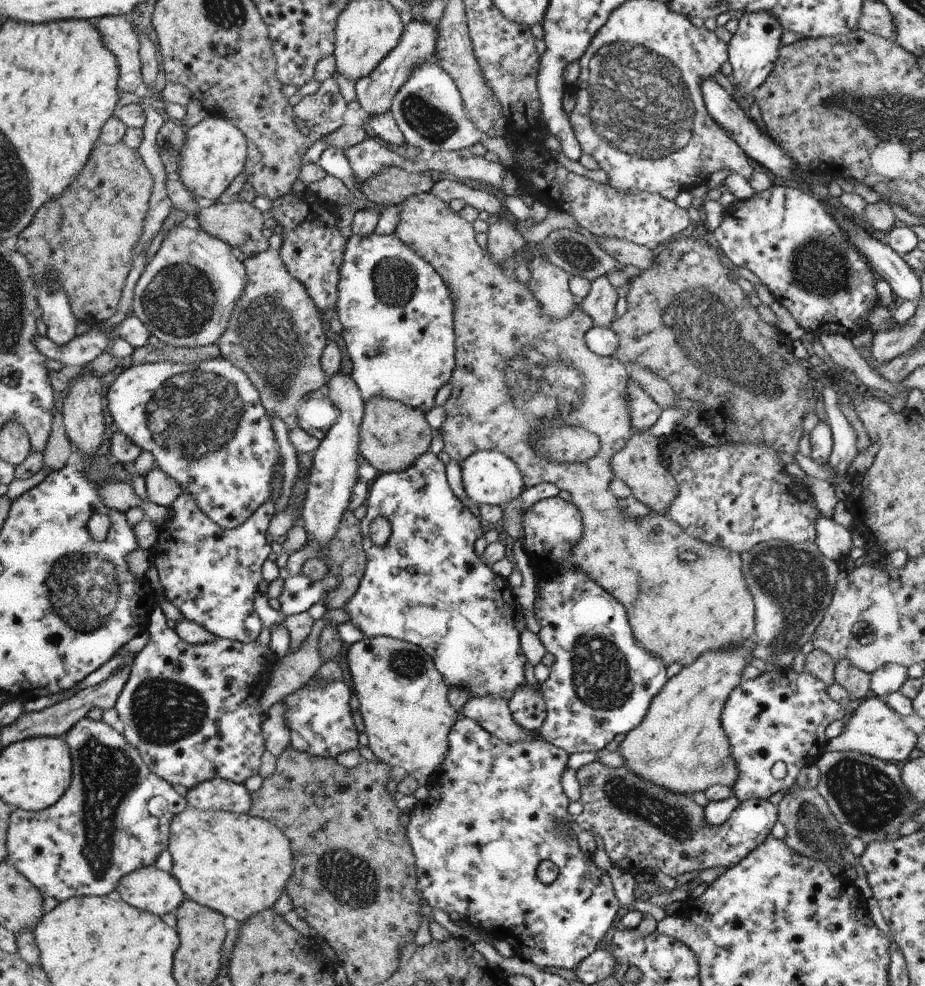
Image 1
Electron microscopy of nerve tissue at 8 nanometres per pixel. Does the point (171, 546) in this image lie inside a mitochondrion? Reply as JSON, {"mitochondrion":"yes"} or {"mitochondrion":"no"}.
{"mitochondrion":"no"}

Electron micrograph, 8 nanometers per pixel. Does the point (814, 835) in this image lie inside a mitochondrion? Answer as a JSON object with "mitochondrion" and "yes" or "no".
{"mitochondrion":"yes"}

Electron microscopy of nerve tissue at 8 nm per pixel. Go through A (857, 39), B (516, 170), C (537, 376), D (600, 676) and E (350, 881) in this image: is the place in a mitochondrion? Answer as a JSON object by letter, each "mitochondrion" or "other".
{"A":"other","B":"other","C":"mitochondrion","D":"mitochondrion","E":"mitochondrion"}

